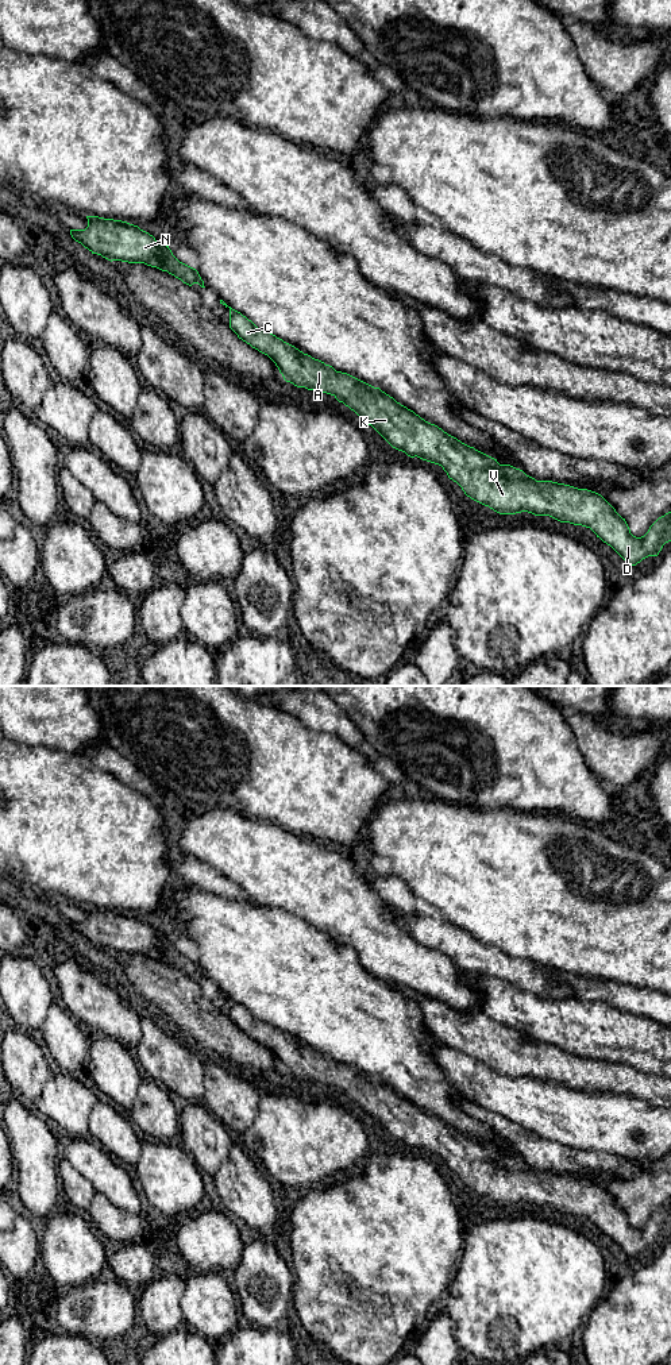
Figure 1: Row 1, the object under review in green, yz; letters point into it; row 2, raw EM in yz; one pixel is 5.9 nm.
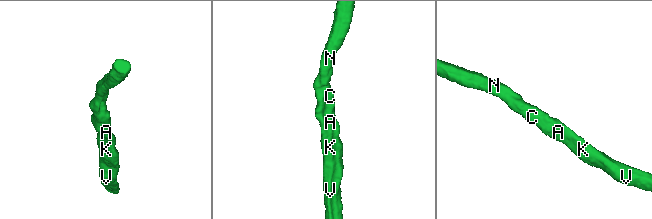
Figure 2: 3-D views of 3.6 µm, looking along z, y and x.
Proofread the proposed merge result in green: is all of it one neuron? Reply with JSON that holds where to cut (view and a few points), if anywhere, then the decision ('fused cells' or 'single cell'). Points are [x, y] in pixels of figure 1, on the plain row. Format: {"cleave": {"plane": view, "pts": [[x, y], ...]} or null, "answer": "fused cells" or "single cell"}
{"cleave": null, "answer": "single cell"}

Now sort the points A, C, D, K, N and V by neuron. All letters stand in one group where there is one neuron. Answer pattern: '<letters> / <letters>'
A C D K N V

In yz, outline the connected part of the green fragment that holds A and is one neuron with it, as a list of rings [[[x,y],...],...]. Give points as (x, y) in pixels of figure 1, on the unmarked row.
[[[228,999],[230,1019],[239,1030],[267,1046],[286,1073],[333,1087],[393,1140],[441,1157],[467,1188],[494,1203],[528,1203],[590,1219],[629,1257],[657,1248],[663,1237],[671,1233],[671,1203],[659,1208],[644,1227],[636,1229],[625,1210],[601,1185],[552,1172],[536,1172],[520,1160],[500,1156],[497,1150],[425,1113],[379,1079],[336,1063]]]

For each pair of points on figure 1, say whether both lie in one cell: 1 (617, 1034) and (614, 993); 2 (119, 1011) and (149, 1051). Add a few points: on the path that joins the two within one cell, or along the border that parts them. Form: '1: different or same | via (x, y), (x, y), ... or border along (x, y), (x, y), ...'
1: different | border along (585, 999), (605, 1002), (646, 1018)
2: different | border along (142, 1010), (141, 1040), (135, 1047)

